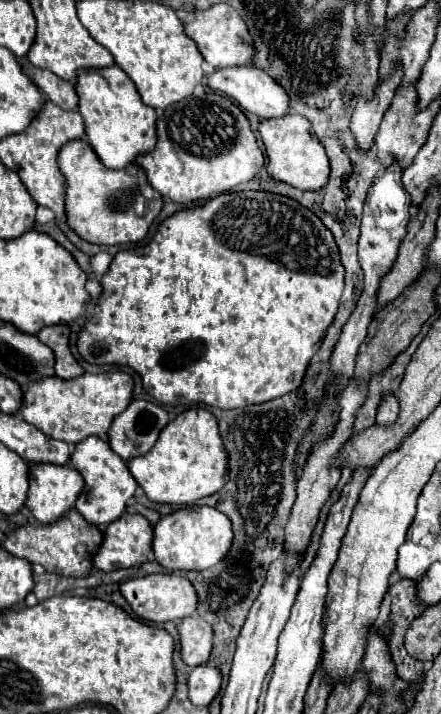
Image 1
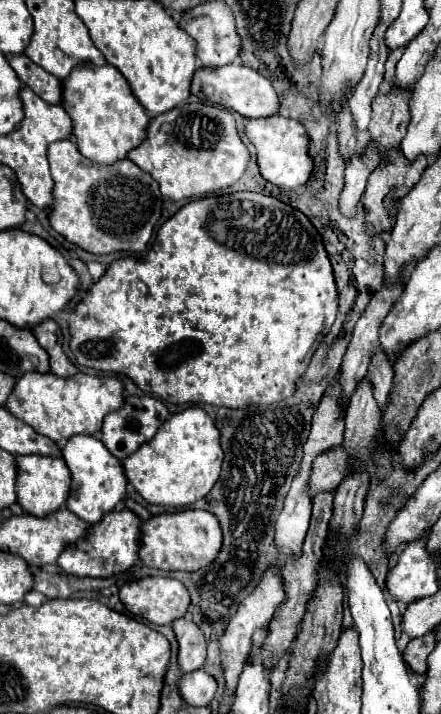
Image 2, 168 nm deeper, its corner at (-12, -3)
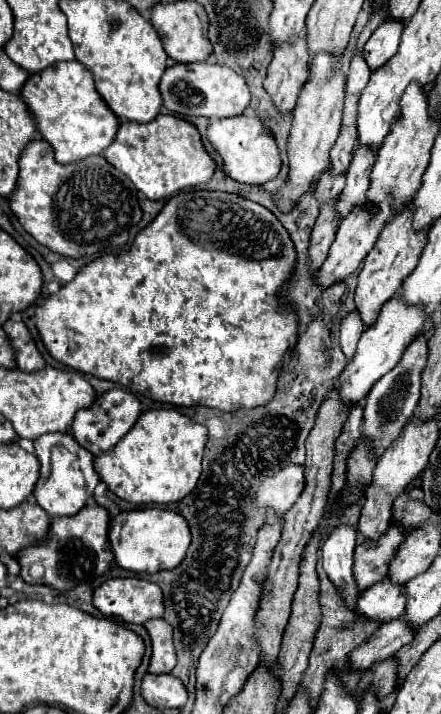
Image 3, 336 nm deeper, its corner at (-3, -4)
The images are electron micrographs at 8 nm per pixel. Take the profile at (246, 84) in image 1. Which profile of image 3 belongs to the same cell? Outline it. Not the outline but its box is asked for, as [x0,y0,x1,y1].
[159,63,251,117]

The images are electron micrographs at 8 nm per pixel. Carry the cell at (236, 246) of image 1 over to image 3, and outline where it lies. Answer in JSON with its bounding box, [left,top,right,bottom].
[35,191,297,411]

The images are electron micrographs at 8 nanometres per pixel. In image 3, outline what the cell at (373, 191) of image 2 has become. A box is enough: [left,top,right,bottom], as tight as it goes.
[315,201,391,287]

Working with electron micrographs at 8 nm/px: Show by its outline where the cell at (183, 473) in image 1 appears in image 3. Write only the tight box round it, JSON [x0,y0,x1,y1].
[95,409,207,505]

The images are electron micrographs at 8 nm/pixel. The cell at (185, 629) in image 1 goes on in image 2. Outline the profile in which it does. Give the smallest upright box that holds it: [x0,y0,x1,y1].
[172,618,206,672]

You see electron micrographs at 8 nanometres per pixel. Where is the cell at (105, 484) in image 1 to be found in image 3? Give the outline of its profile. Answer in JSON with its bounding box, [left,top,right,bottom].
[33,433,99,517]

